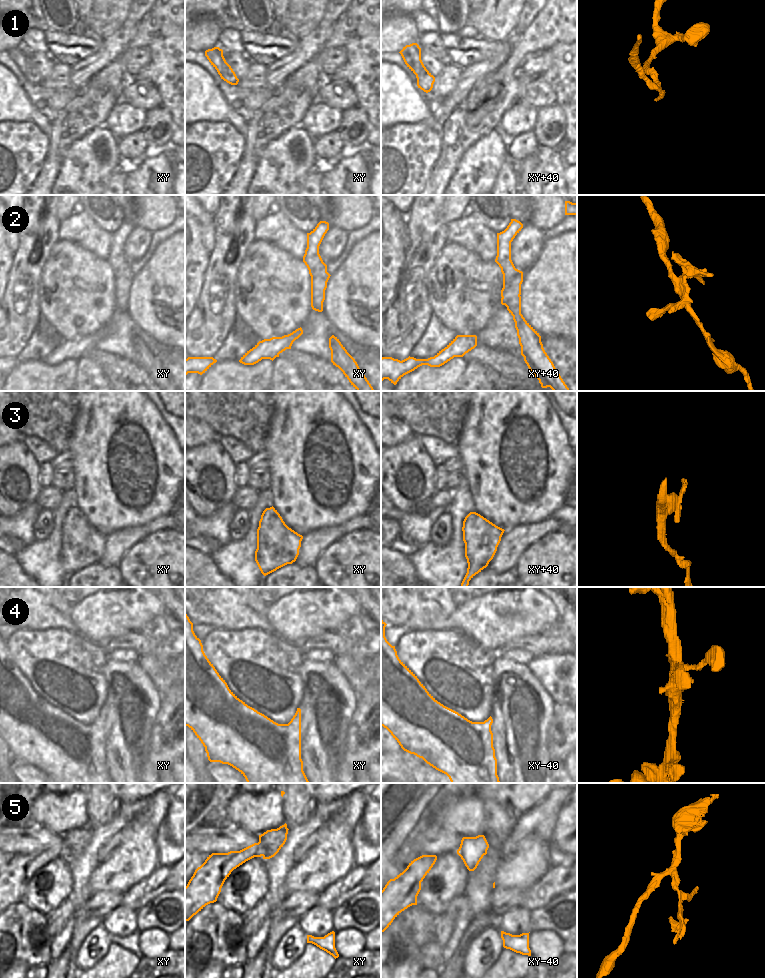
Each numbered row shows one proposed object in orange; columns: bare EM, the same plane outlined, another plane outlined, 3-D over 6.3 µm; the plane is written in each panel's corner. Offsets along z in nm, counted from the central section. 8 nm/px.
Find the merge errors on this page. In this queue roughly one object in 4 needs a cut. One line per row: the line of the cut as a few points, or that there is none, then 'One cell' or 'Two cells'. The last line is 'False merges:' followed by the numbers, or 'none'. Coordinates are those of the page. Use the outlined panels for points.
1: Split along xy (226, 62), (220, 75). Two cells
2: Split along xy+40 (501, 298), (507, 306), (519, 306). Two cells
3: Split along xy+40 (472, 512), (471, 518), (482, 533), (481, 546), (489, 561). Two cells
4: No split. One cell
5: Split along xy (262, 834), (263, 855). Two cells
False merges: 1, 2, 3, 5

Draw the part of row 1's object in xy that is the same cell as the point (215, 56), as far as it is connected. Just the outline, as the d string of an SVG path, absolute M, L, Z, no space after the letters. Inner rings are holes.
M214 47L205 51L205 56L211 63L211 65L217 70L219 75L223 74L223 68L227 63L224 56L223 50L219 47Z

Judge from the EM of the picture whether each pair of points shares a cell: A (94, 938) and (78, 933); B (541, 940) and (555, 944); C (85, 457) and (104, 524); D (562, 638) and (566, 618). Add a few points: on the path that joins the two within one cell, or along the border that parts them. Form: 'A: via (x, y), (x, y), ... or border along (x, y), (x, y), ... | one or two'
A: border along (100, 924), (83, 940), (76, 957) | two
B: via (544, 943), (552, 944) | one
C: via (102, 474), (104, 476), (104, 507) | one
D: border along (558, 622), (566, 630) | two

